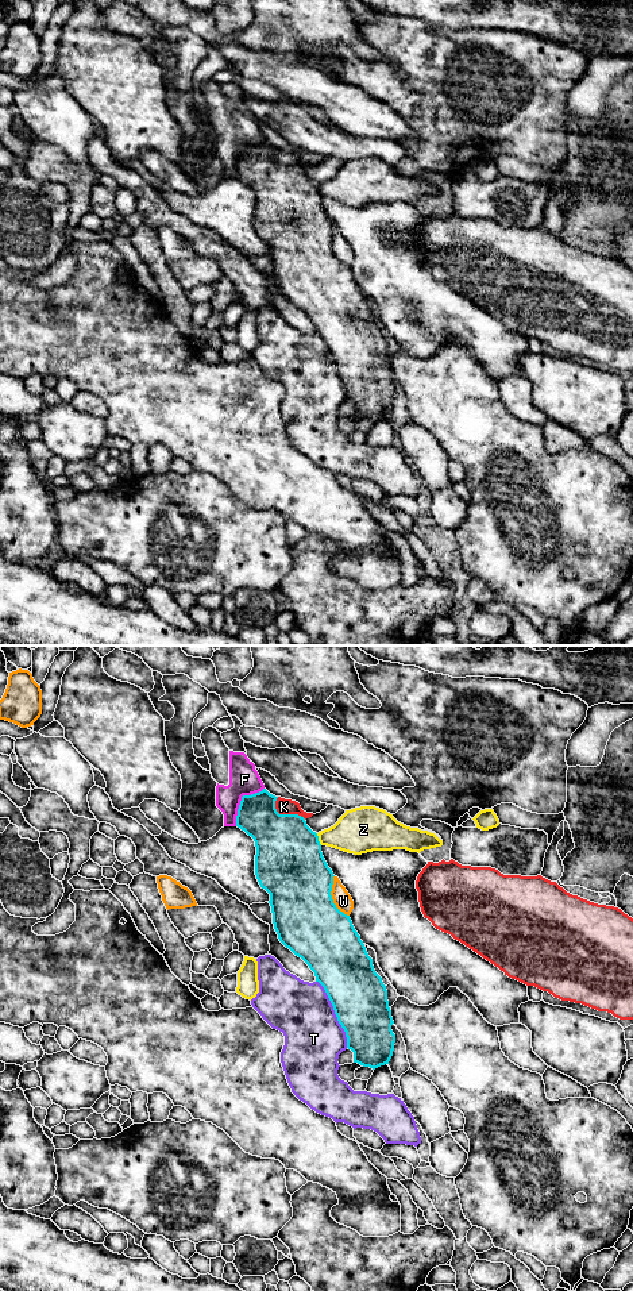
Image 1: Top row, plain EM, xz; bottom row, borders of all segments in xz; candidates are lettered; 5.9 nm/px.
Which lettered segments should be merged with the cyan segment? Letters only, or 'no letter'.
no letter

